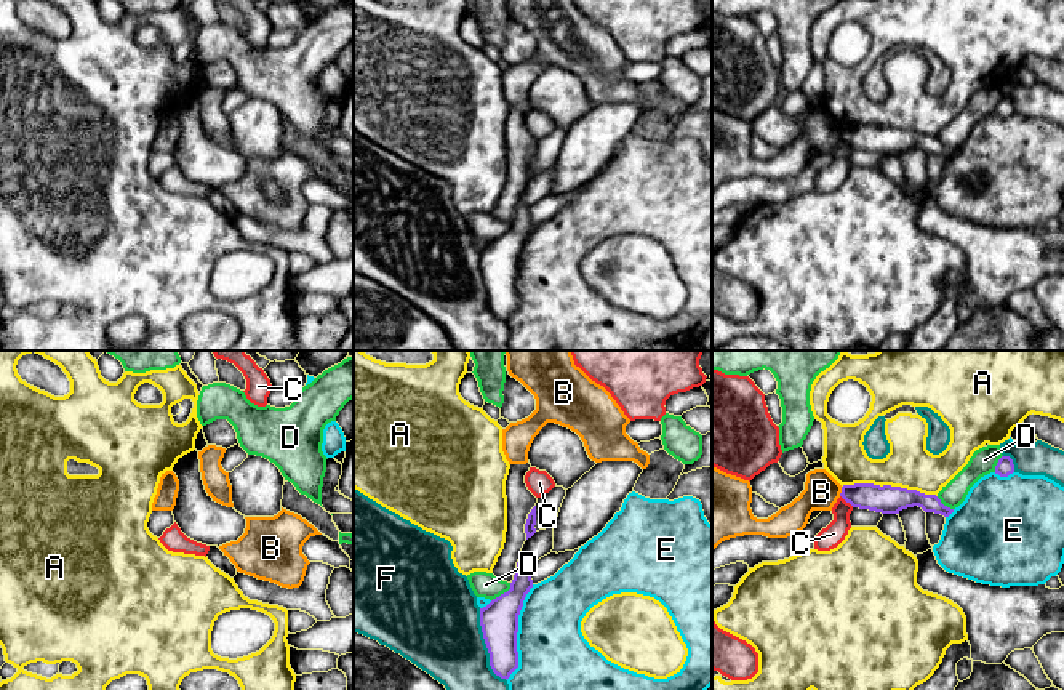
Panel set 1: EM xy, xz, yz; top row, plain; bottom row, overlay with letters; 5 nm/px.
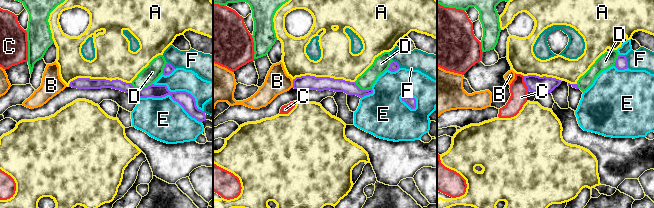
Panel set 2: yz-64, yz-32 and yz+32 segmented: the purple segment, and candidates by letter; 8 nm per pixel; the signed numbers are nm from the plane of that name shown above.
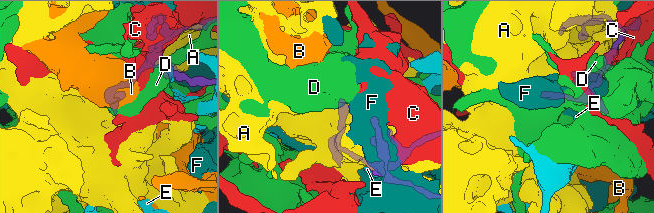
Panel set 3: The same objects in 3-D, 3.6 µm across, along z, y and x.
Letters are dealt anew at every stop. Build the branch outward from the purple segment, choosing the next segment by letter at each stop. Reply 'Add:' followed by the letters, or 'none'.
Add: none

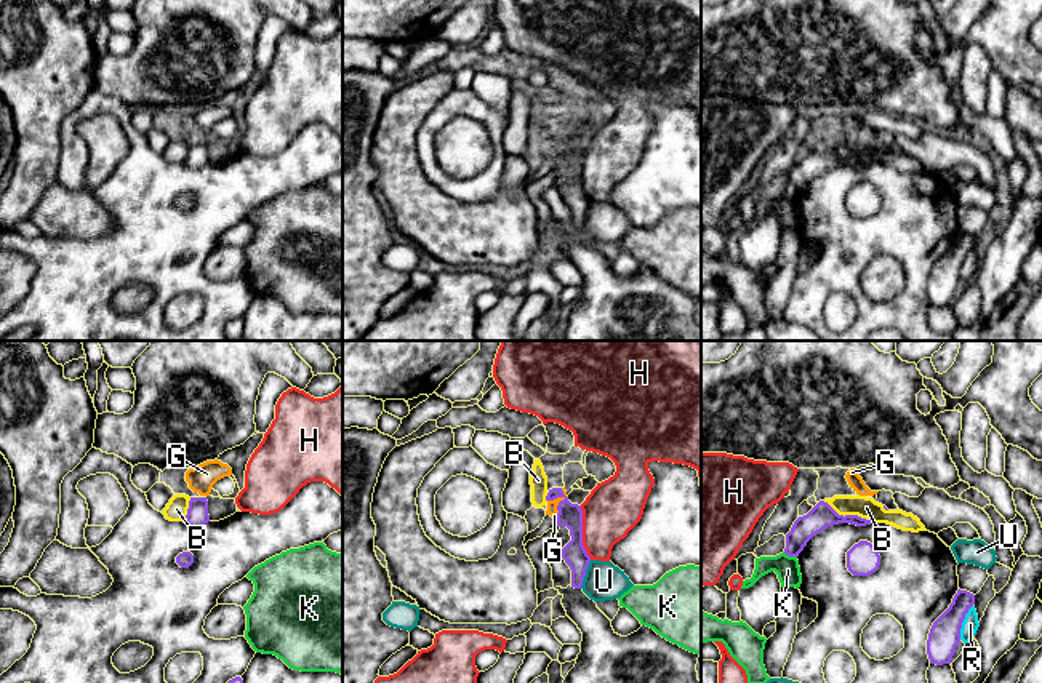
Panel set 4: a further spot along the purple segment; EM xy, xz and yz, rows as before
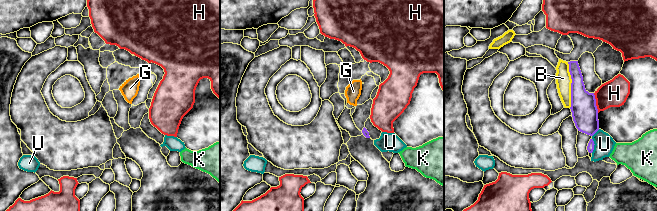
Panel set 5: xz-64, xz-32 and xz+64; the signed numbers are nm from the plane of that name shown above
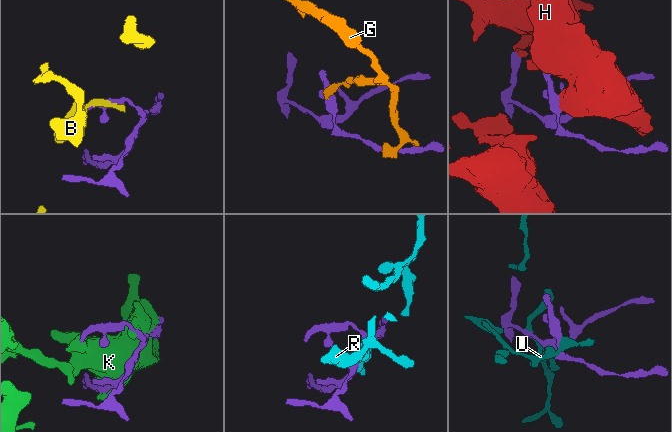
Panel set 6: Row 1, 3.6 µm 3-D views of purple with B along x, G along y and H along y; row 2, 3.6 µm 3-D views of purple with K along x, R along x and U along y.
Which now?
Add: none

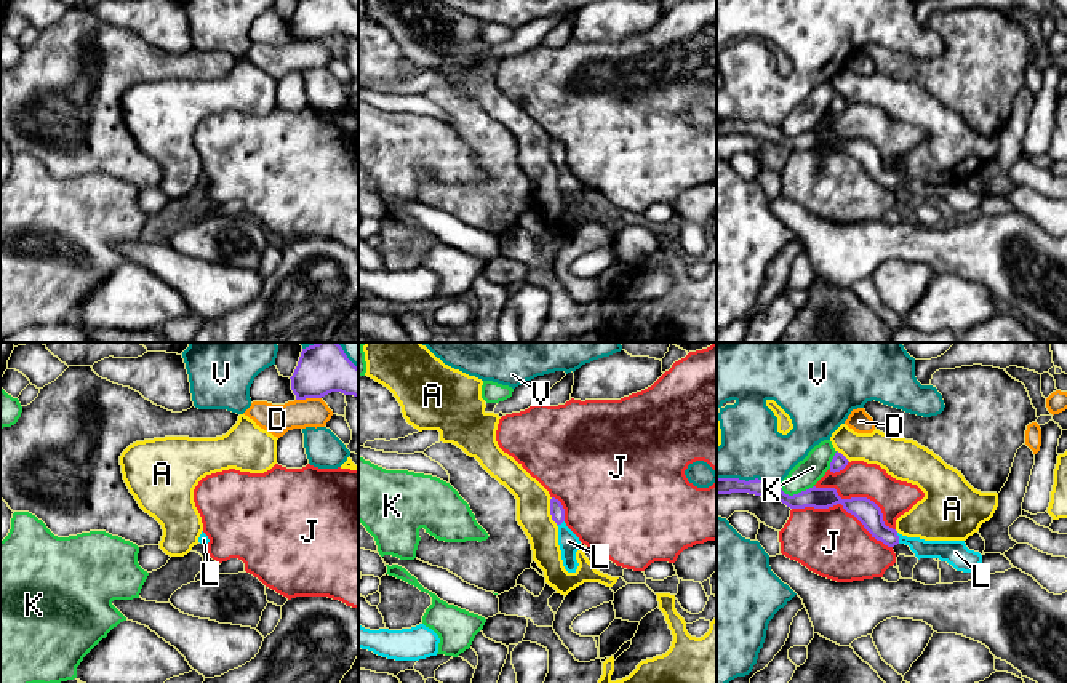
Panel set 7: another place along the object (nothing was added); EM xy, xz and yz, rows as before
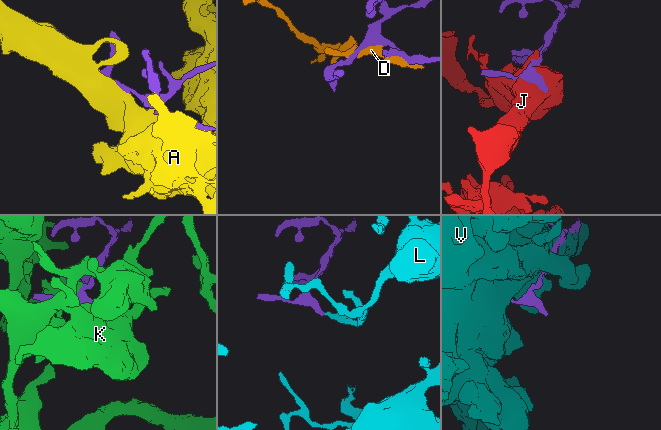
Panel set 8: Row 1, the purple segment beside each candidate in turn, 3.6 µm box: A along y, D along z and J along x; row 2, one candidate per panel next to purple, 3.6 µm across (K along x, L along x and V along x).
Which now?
Add: L

